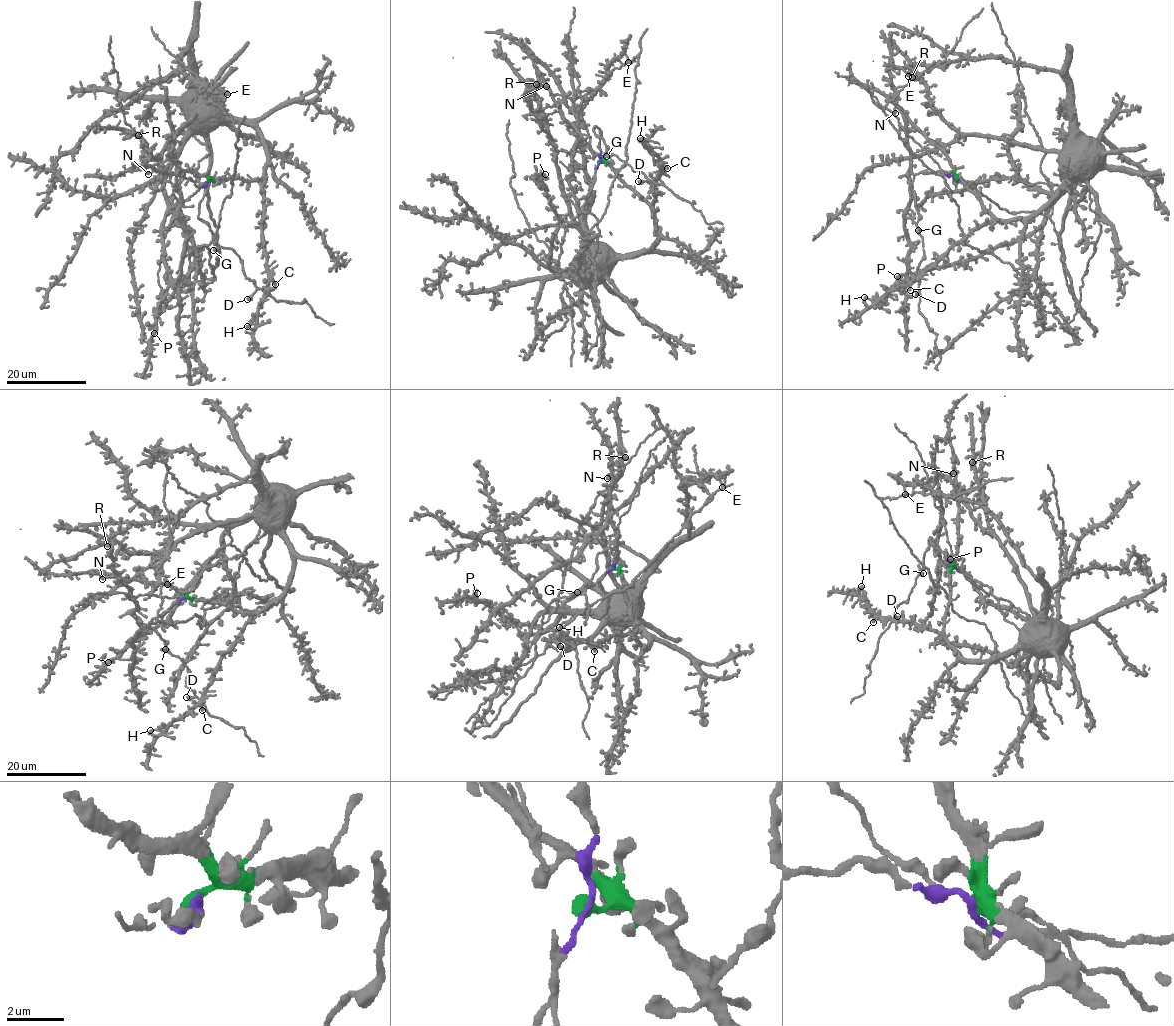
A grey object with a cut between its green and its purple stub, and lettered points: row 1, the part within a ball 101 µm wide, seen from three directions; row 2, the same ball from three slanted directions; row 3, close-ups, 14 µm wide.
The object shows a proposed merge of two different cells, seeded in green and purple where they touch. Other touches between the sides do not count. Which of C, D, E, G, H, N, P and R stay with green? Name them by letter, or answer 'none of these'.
C, E, H, N, P, R

